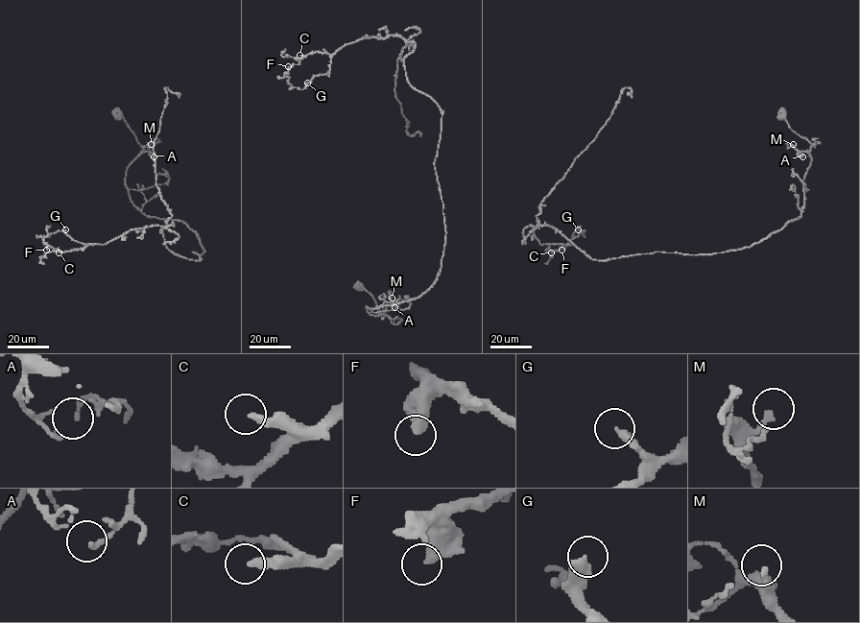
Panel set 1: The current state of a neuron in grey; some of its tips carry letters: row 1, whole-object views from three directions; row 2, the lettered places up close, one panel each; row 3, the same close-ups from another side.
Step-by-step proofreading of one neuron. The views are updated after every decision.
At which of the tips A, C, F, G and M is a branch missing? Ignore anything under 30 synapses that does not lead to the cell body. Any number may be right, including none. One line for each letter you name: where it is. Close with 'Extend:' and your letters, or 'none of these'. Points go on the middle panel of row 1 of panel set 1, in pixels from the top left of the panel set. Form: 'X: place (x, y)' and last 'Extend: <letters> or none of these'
Extend: none of these

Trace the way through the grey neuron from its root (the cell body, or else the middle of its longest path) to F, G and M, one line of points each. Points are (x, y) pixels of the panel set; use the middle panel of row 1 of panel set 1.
F: (359, 286), (382, 319), (367, 307), (441, 270), (441, 108), (397, 35), (288, 66)
G: (359, 286), (382, 319), (367, 307), (441, 270), (441, 108), (397, 35), (343, 45), (307, 83)
M: (359, 286), (359, 289), (365, 289), (373, 298), (382, 319), (392, 298)

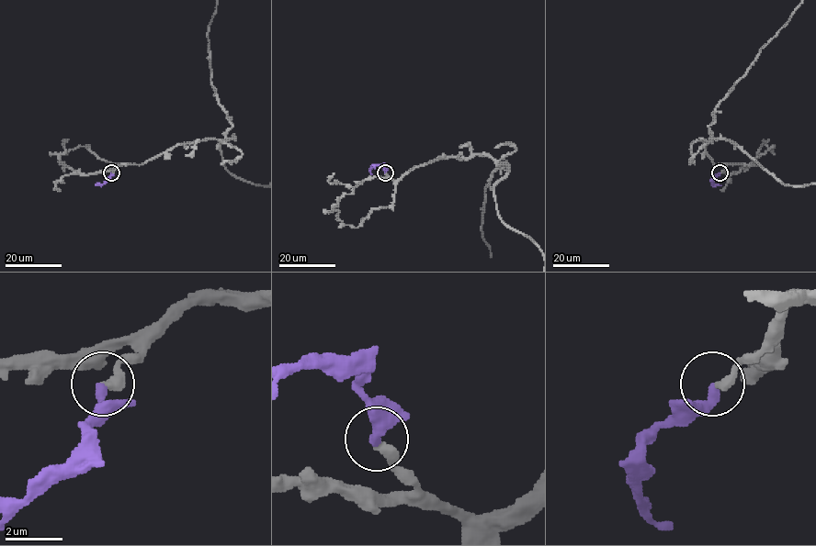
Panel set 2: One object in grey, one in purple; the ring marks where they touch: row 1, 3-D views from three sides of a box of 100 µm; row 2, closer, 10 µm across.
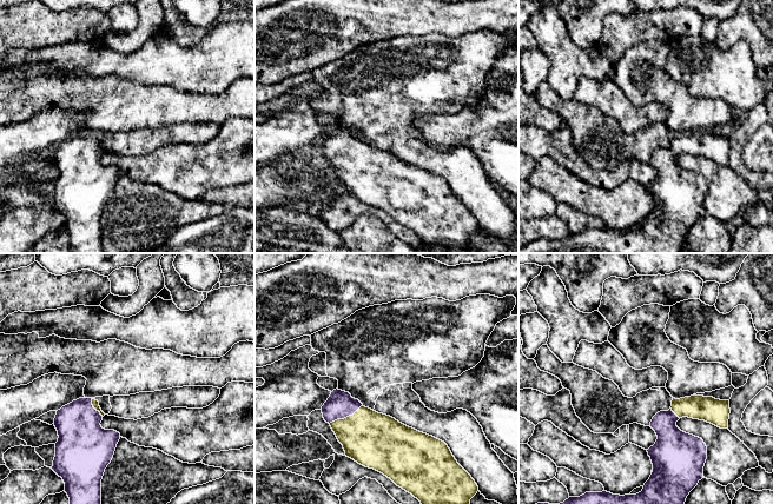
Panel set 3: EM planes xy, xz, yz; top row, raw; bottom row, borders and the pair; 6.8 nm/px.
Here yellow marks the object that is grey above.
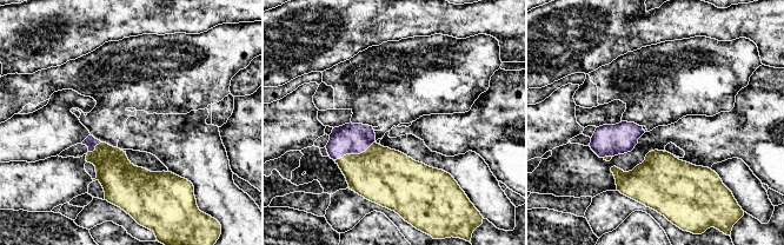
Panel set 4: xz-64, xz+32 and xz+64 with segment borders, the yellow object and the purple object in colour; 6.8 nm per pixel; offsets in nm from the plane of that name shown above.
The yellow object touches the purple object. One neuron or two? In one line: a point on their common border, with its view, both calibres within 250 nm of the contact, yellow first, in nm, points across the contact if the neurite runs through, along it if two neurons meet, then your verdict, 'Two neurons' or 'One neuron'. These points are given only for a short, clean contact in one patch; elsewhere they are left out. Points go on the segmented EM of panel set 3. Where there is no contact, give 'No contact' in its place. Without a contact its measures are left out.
Touches yellow at xz (347, 417). Thickness 380 nm (yellow) against 190 nm. Path across: xz (375, 440), (347, 417), (339, 405). One neuron

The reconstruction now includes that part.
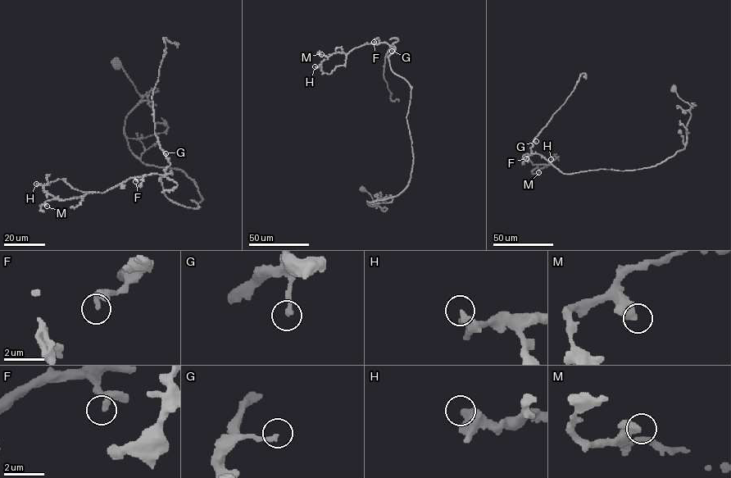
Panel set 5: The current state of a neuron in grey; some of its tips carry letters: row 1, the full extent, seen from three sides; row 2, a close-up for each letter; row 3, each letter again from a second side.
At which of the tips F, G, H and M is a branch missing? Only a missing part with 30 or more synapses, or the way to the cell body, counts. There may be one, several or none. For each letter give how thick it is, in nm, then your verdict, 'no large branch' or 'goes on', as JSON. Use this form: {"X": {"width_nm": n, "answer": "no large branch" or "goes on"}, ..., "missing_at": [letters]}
{"F": {"width_nm": 360, "answer": "no large branch"}, "G": {"width_nm": 220, "answer": "no large branch"}, "H": {"width_nm": 400, "answer": "no large branch"}, "M": {"width_nm": 480, "answer": "goes on"}, "missing_at": ["M"]}

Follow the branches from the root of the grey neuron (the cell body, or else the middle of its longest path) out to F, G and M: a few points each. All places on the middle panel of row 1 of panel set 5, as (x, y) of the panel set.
F: (362, 189), (376, 208), (367, 201), (398, 195), (413, 162), (410, 85), (391, 68), (394, 47), (374, 42)
G: (362, 189), (376, 208), (367, 201), (398, 195), (410, 179), (410, 87), (392, 70), (393, 46), (392, 51)
M: (362, 189), (376, 208), (367, 201), (398, 195), (410, 179), (410, 85), (392, 70), (386, 43), (321, 54)

